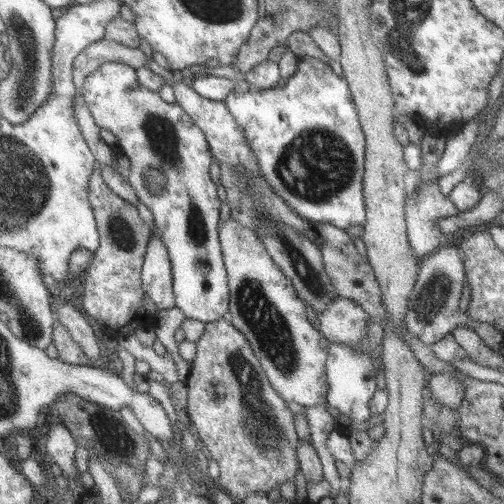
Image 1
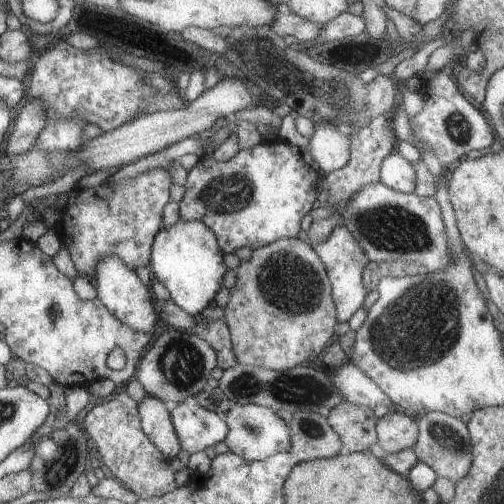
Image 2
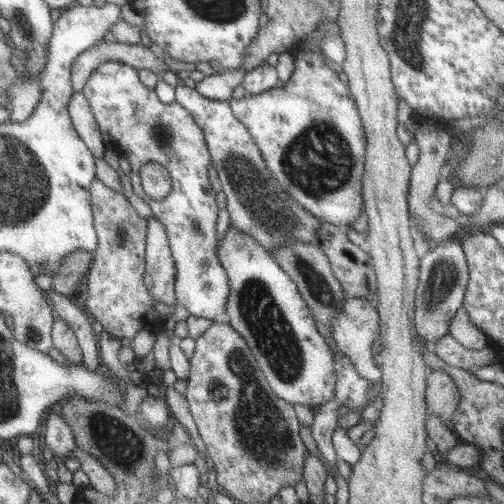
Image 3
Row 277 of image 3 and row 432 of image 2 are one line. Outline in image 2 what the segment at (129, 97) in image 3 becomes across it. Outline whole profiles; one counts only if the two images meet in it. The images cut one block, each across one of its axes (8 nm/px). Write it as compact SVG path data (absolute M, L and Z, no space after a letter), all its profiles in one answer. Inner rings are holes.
M195 402L169 406L169 416L181 450L187 454L213 448L217 442L223 442L229 432L225 416L209 412Z

